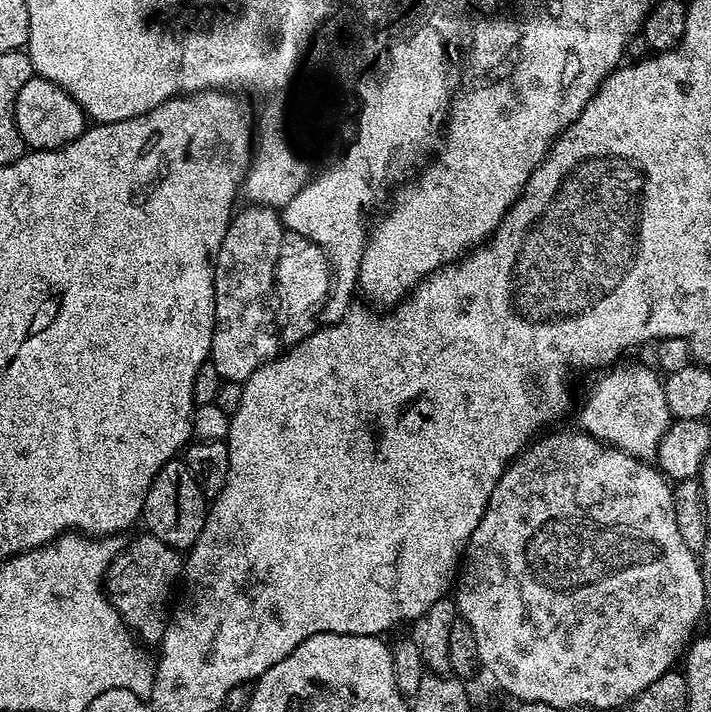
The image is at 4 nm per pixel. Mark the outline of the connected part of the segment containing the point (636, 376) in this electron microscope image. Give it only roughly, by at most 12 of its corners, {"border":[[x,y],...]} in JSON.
{"border":[[655,371],[611,372],[583,431],[651,461],[670,423]]}

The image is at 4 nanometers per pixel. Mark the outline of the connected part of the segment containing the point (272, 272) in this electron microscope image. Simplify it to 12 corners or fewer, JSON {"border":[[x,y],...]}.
{"border":[[272,206],[237,211],[216,259],[210,361],[249,380],[281,351]]}

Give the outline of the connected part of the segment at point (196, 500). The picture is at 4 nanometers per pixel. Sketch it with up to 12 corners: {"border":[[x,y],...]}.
{"border":[[183,459],[150,482],[142,524],[166,546],[187,550],[209,501]]}

